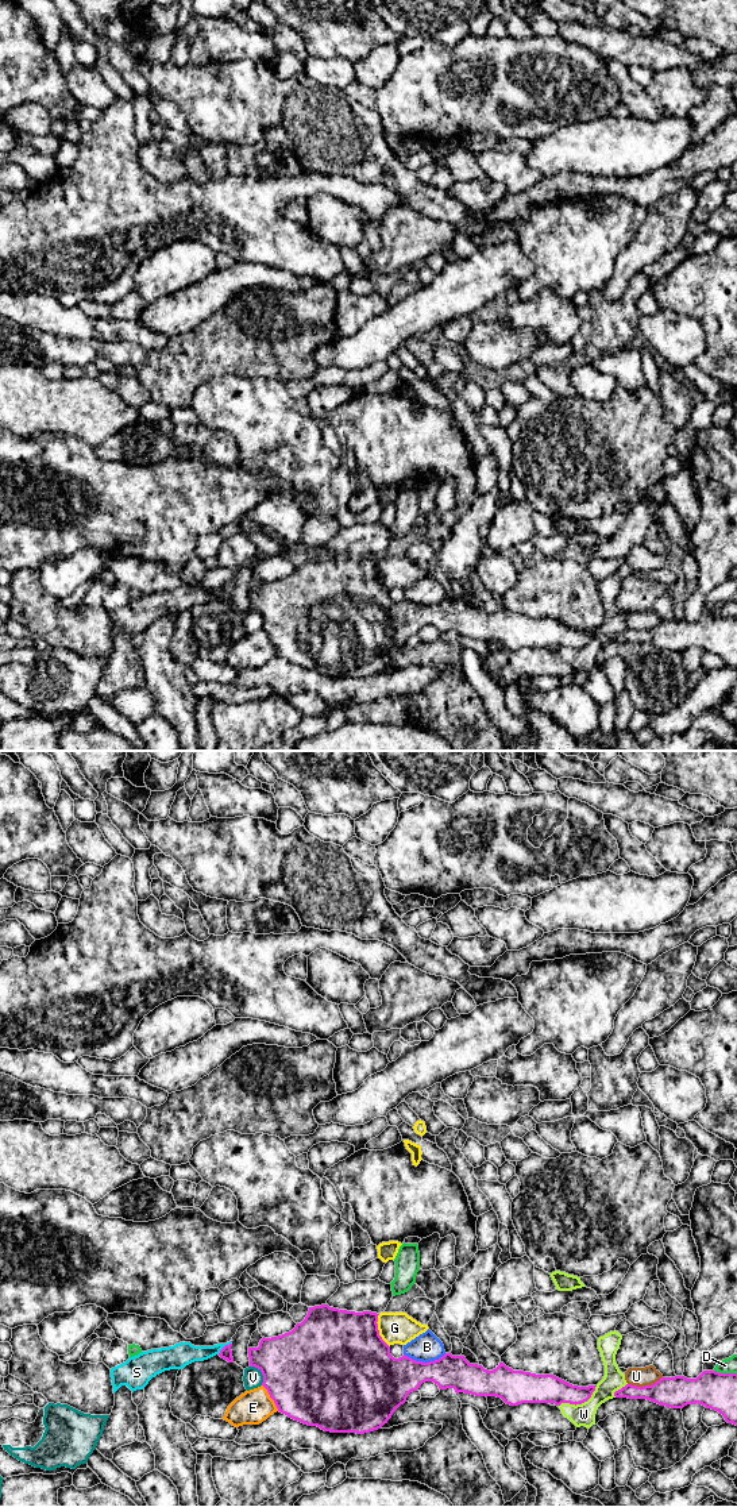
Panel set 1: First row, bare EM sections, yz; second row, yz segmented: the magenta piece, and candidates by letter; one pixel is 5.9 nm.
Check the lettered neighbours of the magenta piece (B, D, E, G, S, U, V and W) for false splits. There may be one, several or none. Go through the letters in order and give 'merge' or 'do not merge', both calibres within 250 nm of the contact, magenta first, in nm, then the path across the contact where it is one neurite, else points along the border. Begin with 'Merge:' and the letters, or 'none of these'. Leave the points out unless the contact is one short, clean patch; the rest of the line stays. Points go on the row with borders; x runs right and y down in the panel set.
Merge: none of these
B: do not merge; calibres 300 and 170 nm
D: do not merge; calibres 220 and 100 nm
E: do not merge; calibres 500 and 200 nm
G: do not merge; calibres 480 and 190 nm
S: do not merge; calibres 70 and 140 nm; border yz (231, 1341), (217, 1353)
U: do not merge; calibres 190 and 110 nm
V: do not merge; calibres 500 and 120 nm
W: do not merge; calibres 180 and 130 nm; border yz (597, 1386), (586, 1400), (575, 1405), (560, 1403), (558, 1406)

